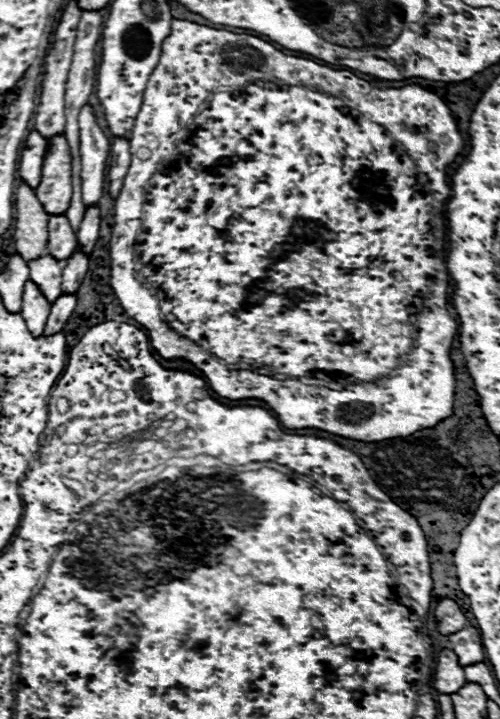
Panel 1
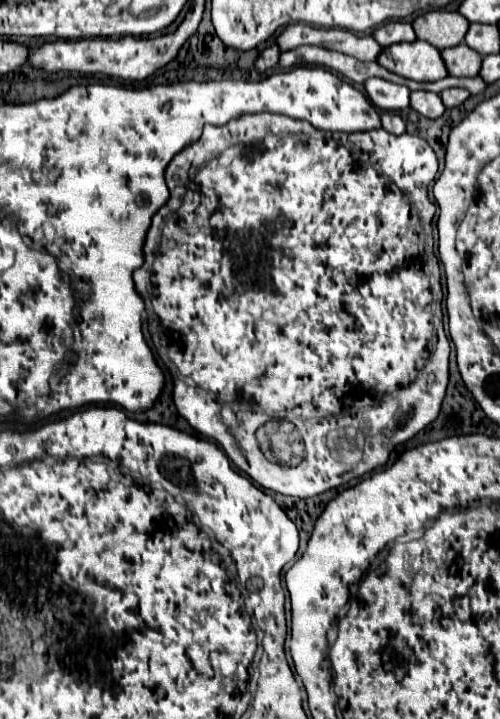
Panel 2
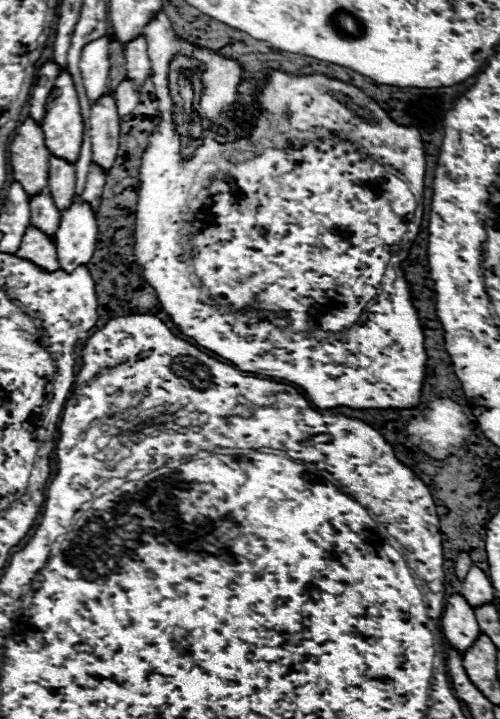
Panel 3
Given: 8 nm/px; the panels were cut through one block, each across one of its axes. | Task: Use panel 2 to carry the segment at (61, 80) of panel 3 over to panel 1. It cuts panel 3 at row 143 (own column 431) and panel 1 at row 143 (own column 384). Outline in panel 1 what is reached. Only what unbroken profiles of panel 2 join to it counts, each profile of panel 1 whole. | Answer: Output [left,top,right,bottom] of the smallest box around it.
[36,134,72,214]

